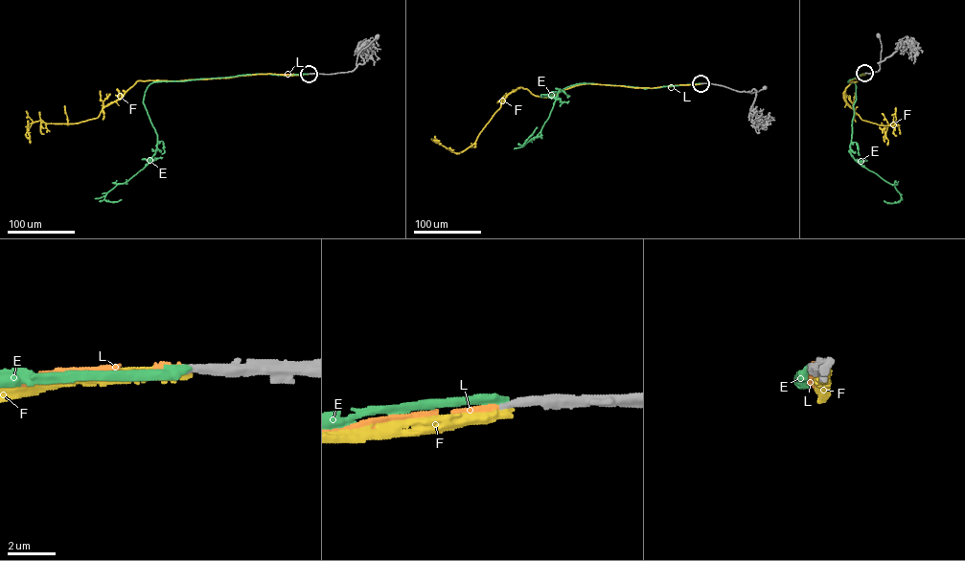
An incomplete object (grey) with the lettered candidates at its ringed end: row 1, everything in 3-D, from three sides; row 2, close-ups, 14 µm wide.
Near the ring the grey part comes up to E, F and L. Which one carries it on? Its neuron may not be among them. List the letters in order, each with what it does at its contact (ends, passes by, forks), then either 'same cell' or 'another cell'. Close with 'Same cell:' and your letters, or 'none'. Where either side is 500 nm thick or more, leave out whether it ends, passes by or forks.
E: it ends there; another cell
F: it ends there; another cell
L: it ends there; same cell
Same cell: L

